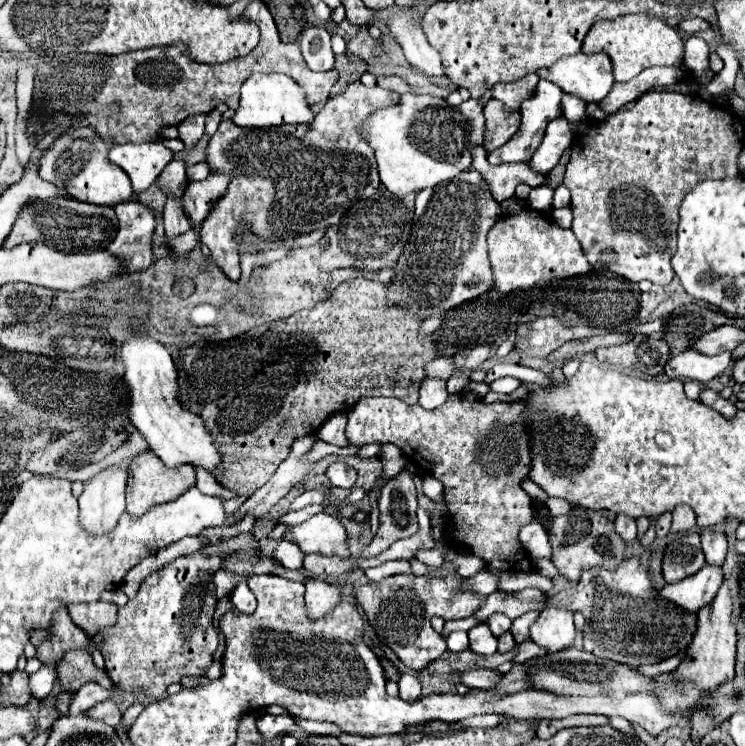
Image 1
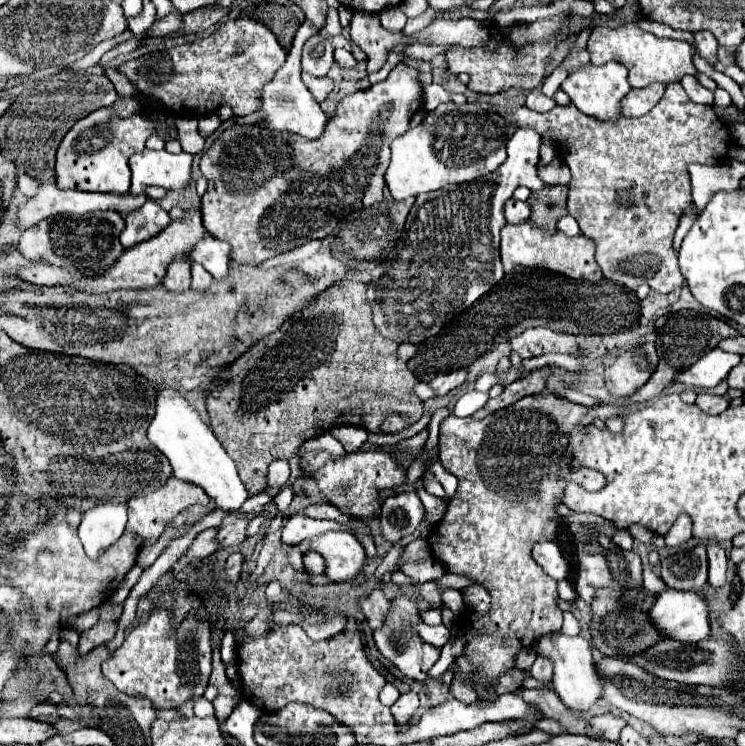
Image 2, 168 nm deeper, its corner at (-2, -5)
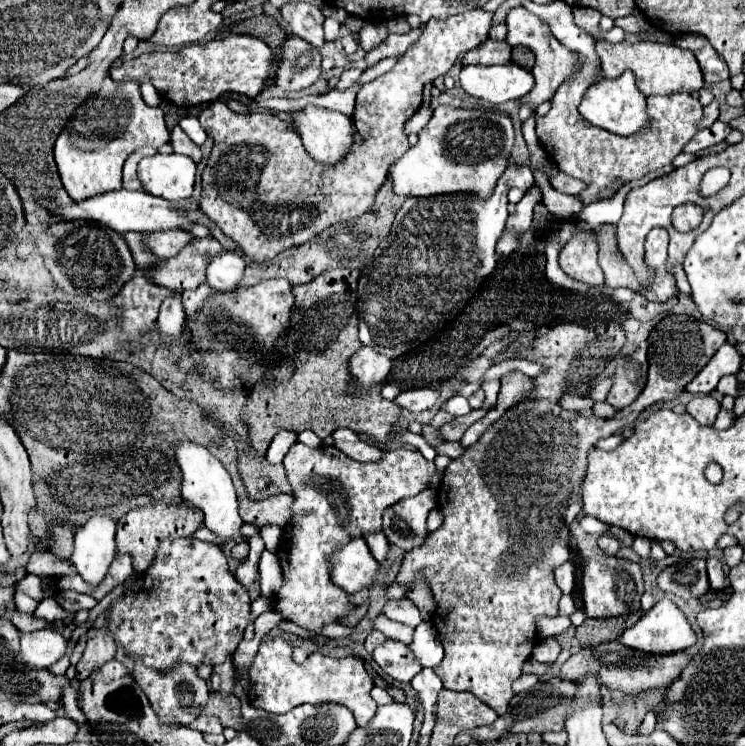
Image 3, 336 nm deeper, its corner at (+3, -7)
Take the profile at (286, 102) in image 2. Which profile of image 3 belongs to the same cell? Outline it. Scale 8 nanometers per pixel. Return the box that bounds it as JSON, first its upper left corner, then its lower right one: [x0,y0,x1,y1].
[289,106,353,164]

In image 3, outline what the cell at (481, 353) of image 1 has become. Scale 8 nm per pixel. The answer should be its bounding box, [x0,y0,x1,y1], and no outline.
[395,388,441,412]

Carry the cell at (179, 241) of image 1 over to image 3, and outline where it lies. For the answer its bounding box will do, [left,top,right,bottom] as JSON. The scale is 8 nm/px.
[207,250,245,292]

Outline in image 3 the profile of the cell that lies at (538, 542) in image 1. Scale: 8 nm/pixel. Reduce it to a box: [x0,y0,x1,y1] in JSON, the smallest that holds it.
[553,562,575,594]

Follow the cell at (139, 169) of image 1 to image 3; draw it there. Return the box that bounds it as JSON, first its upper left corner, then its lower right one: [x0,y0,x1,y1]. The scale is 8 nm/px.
[137,154,195,200]

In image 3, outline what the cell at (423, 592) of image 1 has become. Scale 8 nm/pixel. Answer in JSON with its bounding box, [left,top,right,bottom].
[373,638,421,682]

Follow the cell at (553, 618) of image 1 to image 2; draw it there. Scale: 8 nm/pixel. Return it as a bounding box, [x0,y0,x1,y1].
[534,634,602,710]

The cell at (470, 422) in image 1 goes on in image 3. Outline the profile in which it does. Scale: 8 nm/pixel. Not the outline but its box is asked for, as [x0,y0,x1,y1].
[387,316,727,714]

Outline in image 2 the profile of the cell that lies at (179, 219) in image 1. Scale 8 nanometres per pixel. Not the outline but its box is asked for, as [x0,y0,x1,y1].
[162,260,190,292]

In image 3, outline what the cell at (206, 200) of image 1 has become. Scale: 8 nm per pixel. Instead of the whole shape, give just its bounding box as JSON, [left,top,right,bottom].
[143,238,221,290]

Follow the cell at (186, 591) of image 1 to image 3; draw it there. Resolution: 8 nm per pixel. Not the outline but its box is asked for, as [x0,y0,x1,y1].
[131,658,209,726]

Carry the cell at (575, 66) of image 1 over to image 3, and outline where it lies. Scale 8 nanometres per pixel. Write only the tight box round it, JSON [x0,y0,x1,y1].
[579,70,647,136]

